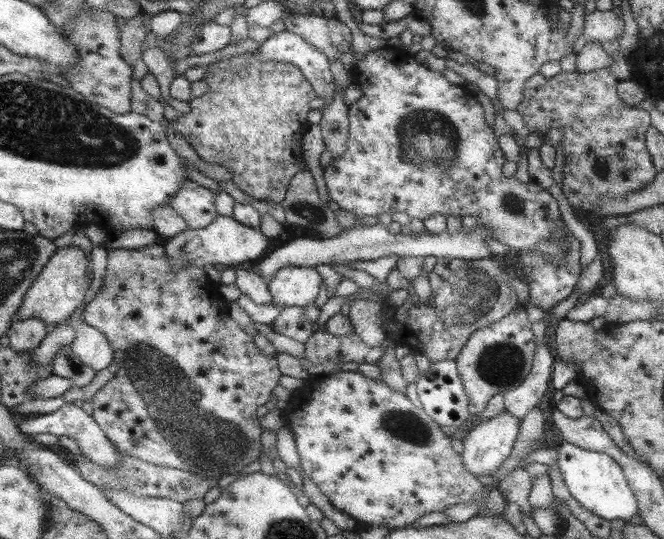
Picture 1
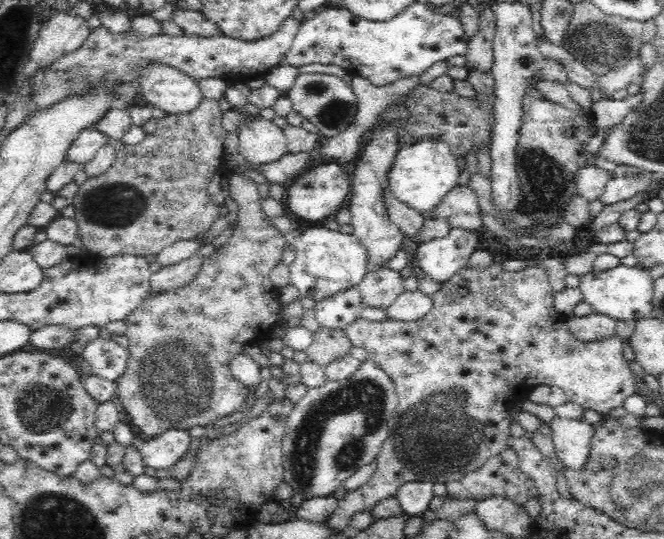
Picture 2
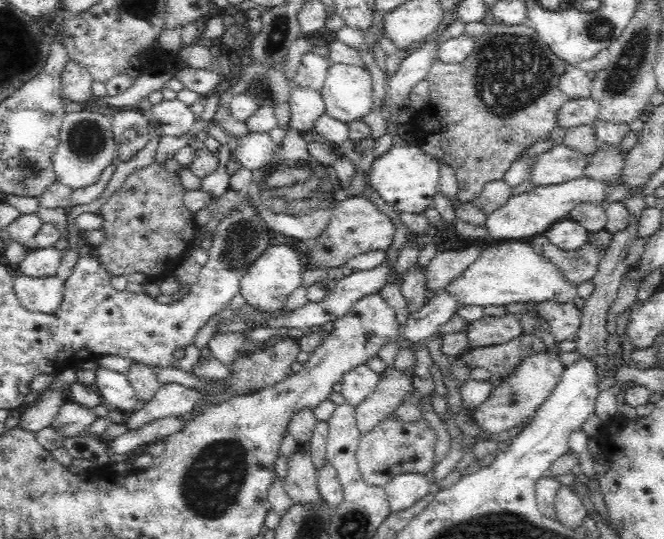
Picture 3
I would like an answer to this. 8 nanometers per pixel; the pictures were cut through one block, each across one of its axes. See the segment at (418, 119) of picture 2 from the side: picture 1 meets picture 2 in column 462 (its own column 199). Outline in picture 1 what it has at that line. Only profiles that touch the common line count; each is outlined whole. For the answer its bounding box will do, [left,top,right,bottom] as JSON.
[165,51,316,203]

